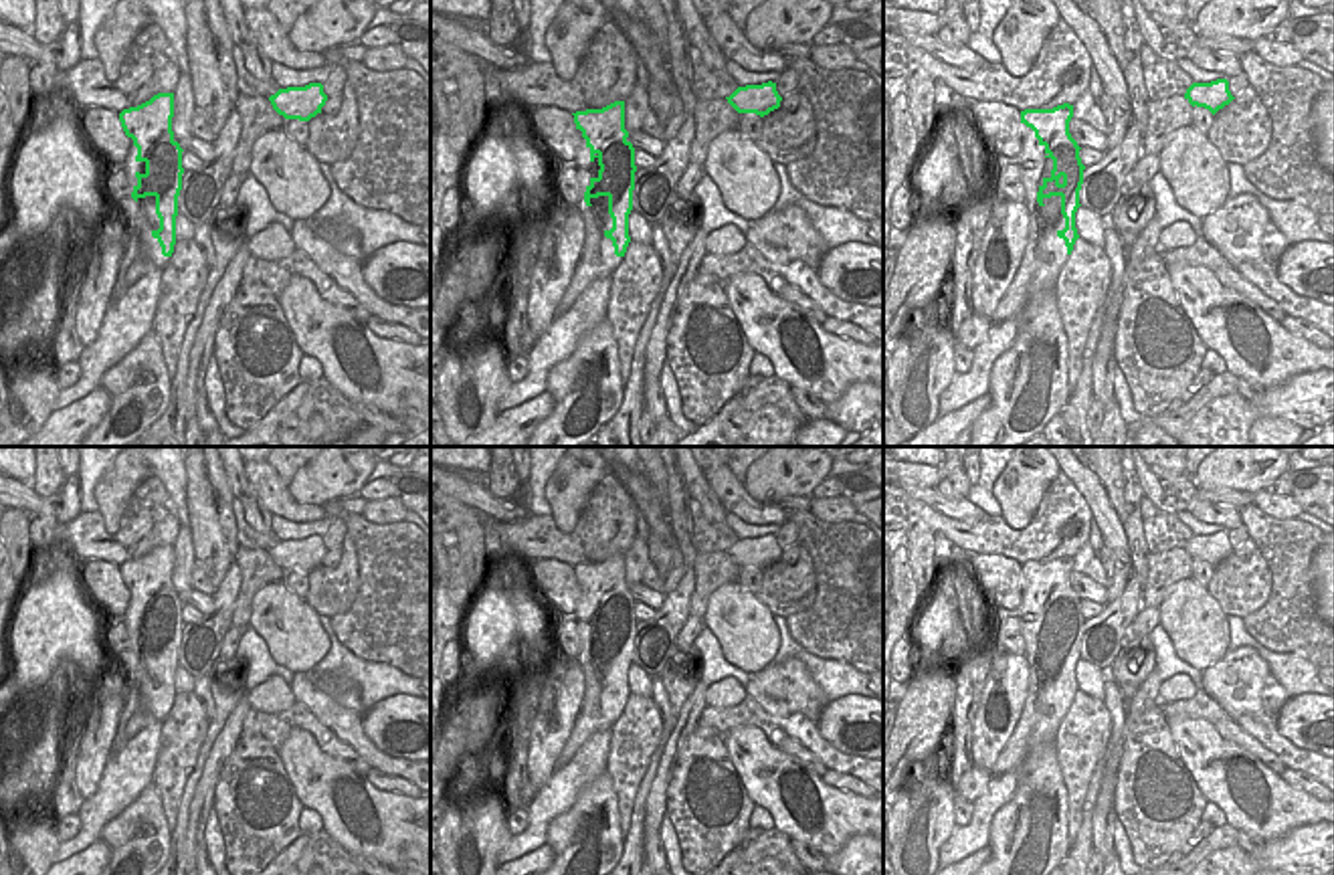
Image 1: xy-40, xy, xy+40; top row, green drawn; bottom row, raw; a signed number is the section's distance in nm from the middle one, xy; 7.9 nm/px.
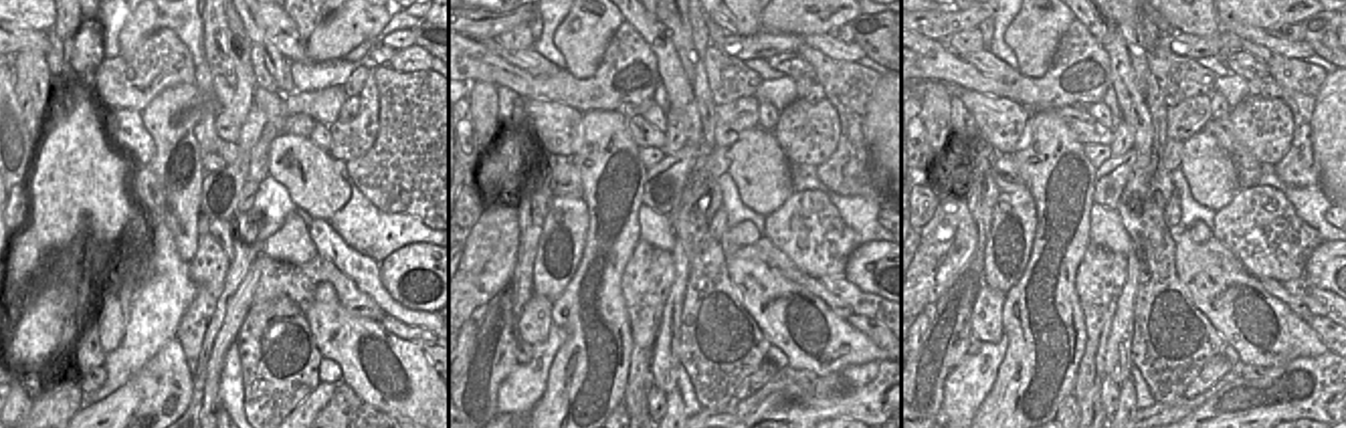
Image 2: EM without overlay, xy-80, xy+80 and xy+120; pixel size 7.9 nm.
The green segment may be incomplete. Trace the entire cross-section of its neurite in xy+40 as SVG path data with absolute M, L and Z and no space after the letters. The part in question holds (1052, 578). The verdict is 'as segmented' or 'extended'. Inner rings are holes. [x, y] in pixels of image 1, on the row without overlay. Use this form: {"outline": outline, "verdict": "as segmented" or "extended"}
{"outline": "M1063 556L1053 562L1025 562L1021 564L1021 576L1035 584L1039 598L1045 600L1045 610L1053 612L1053 622L1049 630L1037 645L1039 659L1051 649L1061 651L1061 667L1065 671L1065 681L1057 683L1057 689L1065 693L1067 707L1071 707L1075 693L1079 691L1075 681L1075 665L1079 657L1079 643L1083 637L1083 622L1079 610L1079 598L1069 586L1069 574L1073 570L1073 558Z", "verdict": "as segmented"}

